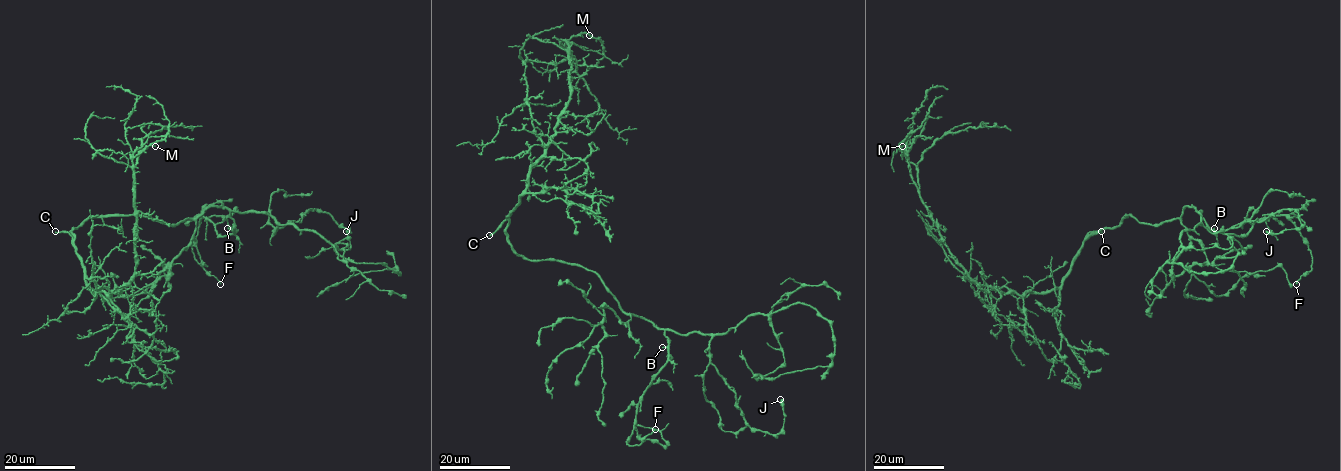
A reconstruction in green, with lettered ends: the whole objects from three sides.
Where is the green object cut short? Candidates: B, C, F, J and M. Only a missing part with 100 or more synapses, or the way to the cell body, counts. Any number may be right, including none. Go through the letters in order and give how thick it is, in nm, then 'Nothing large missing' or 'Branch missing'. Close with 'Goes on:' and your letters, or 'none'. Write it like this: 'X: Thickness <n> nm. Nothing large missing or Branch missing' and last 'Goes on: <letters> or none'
B: Thickness 160 nm. Nothing large missing
C: Thickness 240 nm. Branch missing
F: Thickness 180 nm. Nothing large missing
J: Thickness 460 nm. Nothing large missing
M: Thickness 120 nm. Nothing large missing
Goes on: C

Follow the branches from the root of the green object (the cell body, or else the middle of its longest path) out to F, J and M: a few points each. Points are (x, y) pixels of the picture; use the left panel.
F: (104, 216), (177, 224), (225, 208), (233, 232), (219, 236), (201, 216), (192, 246), (220, 284)
J: (104, 216), (177, 224), (224, 207), (266, 212), (274, 232), (316, 209), (346, 231)
M: (104, 216), (89, 216), (72, 233), (85, 284), (108, 295), (120, 291), (134, 274), (133, 159), (155, 146)

